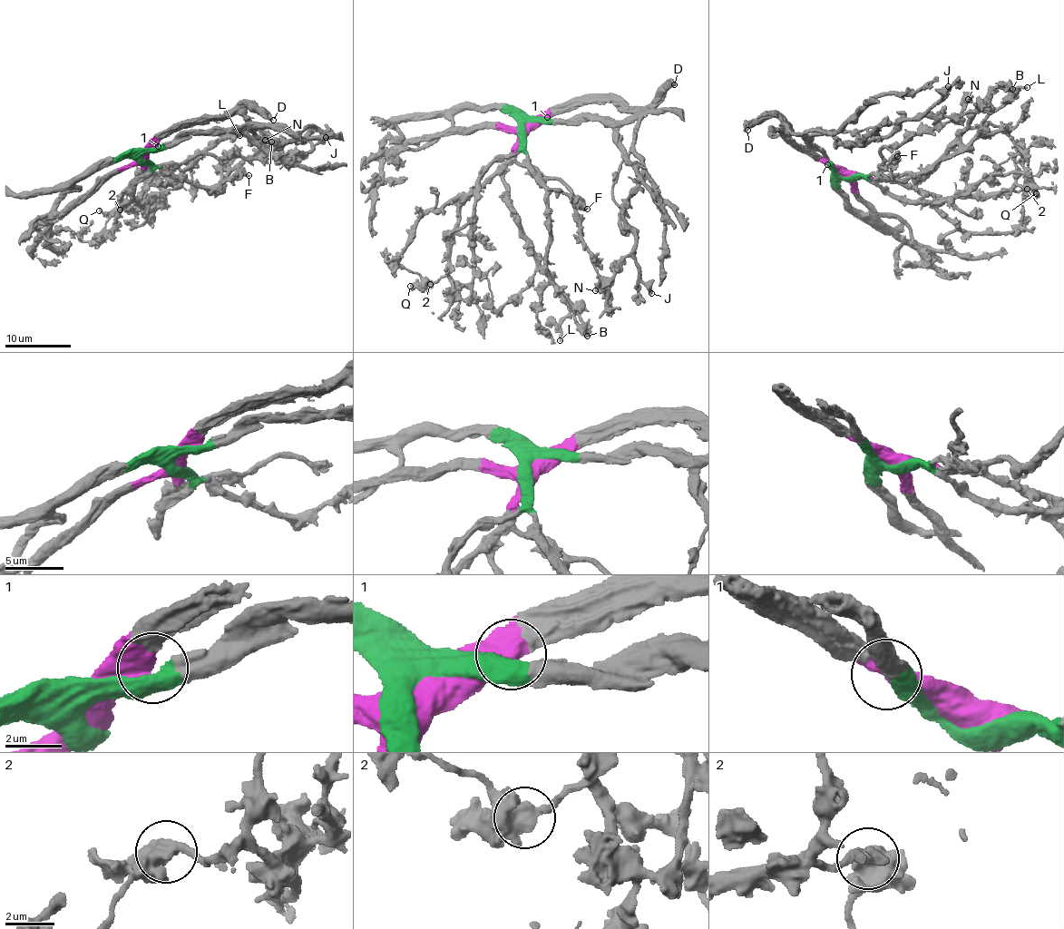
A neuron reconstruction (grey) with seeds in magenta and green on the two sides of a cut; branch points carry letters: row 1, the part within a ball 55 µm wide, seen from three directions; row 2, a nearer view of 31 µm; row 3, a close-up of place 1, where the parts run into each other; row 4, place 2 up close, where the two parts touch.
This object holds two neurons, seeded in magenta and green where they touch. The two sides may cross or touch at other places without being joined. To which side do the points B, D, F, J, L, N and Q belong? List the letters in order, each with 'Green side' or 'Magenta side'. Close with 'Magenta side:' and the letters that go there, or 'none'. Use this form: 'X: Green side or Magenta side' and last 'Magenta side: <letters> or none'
B: Magenta side
D: Magenta side
F: Green side
J: Green side
L: Magenta side
N: Magenta side
Q: Magenta side
Magenta side: B, D, L, N, Q

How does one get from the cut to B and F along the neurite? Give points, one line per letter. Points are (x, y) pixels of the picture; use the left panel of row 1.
B: (142, 158), (148, 161), (144, 172), (167, 183), (230, 137), (254, 130), (271, 141)
F: (142, 158), (174, 176), (209, 186), (249, 175)

